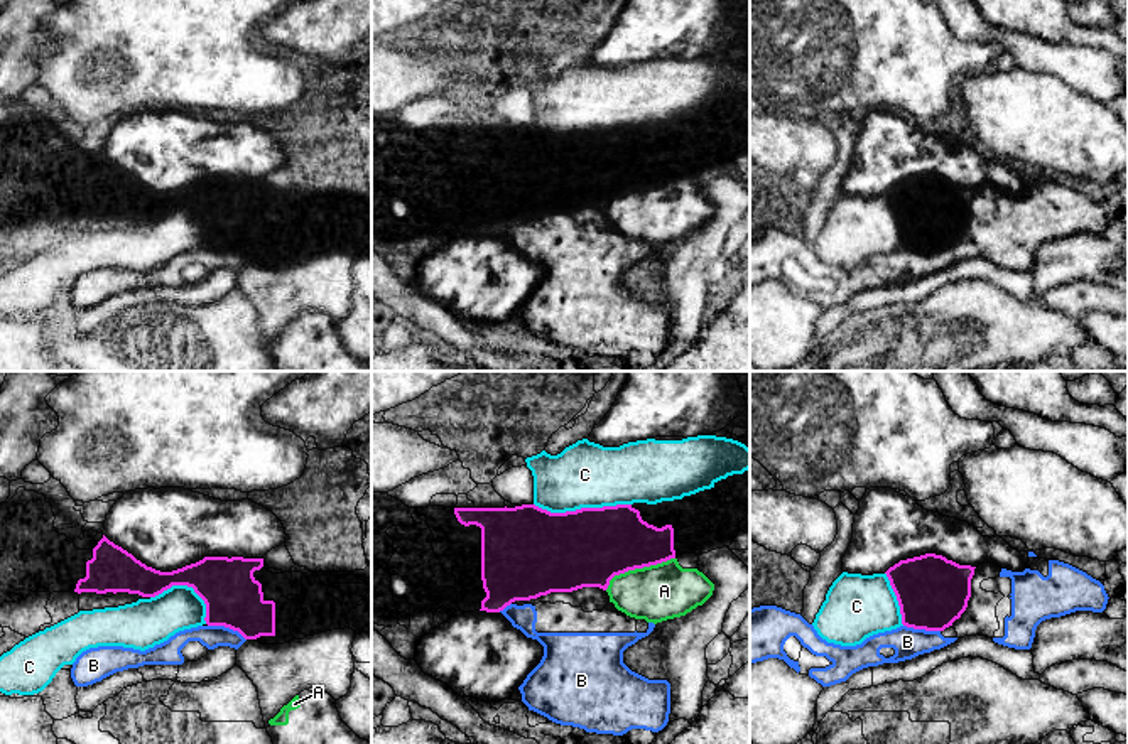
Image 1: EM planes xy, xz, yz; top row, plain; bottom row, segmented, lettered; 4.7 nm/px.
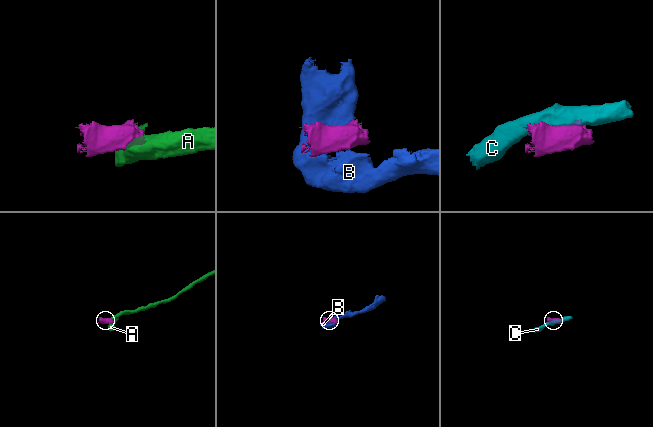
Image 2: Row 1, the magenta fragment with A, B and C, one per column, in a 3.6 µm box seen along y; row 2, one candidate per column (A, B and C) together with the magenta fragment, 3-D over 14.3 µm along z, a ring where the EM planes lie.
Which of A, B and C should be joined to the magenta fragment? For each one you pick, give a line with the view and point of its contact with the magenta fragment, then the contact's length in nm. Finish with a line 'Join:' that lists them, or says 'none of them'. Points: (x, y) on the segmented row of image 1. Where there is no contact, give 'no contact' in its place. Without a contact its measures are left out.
Join: none of them

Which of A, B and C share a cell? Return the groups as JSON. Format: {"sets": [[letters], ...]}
{"sets": [["A"], ["B"], ["C"]]}

